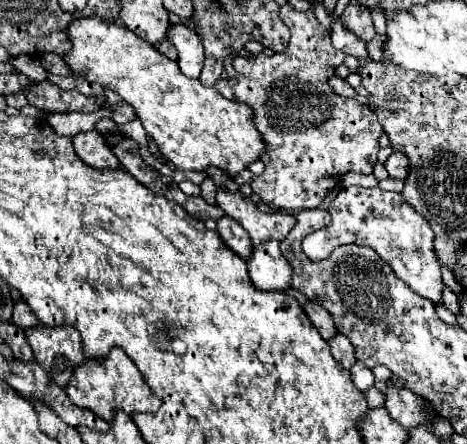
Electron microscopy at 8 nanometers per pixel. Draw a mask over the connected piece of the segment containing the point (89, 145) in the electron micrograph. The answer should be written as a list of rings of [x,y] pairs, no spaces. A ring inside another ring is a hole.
[[[87,131],[87,133],[75,135],[73,147],[75,147],[77,155],[93,169],[99,169],[99,171],[123,169],[123,167],[119,167],[119,159],[115,157],[115,153],[109,151],[103,135],[97,131]]]

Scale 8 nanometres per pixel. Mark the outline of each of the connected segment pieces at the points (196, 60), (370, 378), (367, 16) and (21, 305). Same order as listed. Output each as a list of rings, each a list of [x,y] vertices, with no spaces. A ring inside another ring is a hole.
[[[175,23],[167,31],[167,41],[171,41],[179,53],[179,67],[187,77],[199,77],[203,67],[203,45],[195,31],[183,23]]]
[[[355,363],[353,367],[351,367],[351,375],[353,375],[353,383],[355,383],[355,387],[359,389],[359,391],[367,391],[367,389],[371,389],[373,387],[373,383],[375,383],[375,375],[371,373],[371,369],[367,369],[363,363]]]
[[[351,1],[345,9],[345,13],[341,15],[341,25],[345,29],[349,29],[351,33],[355,33],[361,41],[371,41],[375,37],[375,27],[371,21],[371,13],[367,7]]]
[[[19,301],[13,307],[13,323],[21,329],[27,329],[27,327],[35,327],[35,323],[39,323],[39,319],[35,317],[35,313],[29,309],[29,305],[25,301]]]

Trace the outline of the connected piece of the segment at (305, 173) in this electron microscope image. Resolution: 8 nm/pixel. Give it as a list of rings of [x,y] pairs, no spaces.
[[[283,5],[279,9],[283,23],[291,29],[289,45],[283,53],[275,53],[273,57],[267,57],[259,53],[255,59],[235,57],[233,67],[237,69],[235,77],[221,79],[215,89],[229,97],[247,103],[255,113],[255,125],[267,143],[267,151],[263,153],[265,173],[261,177],[253,177],[251,189],[257,193],[265,203],[275,205],[281,211],[301,211],[301,209],[315,209],[327,193],[331,193],[341,175],[347,171],[357,173],[371,173],[377,163],[379,153],[379,137],[385,133],[381,123],[377,121],[377,115],[359,103],[357,99],[341,97],[331,91],[327,85],[327,79],[335,73],[335,69],[343,63],[345,55],[337,51],[331,45],[331,35],[317,23],[315,15],[311,11],[299,13],[293,11],[289,5]]]

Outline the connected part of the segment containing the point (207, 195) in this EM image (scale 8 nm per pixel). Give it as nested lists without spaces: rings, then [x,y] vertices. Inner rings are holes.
[[[205,177],[203,179],[203,183],[199,185],[201,187],[201,197],[211,205],[211,203],[215,203],[215,195],[217,195],[217,187],[215,187],[215,183],[213,183],[213,179],[209,179],[209,177]]]

